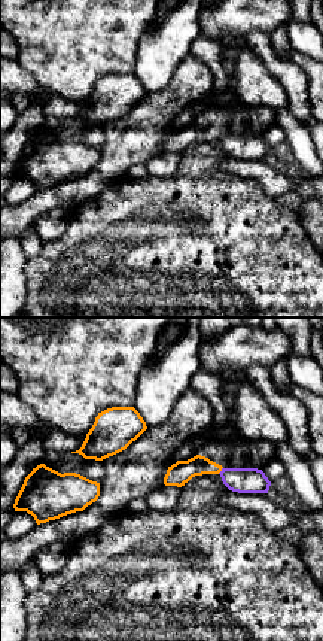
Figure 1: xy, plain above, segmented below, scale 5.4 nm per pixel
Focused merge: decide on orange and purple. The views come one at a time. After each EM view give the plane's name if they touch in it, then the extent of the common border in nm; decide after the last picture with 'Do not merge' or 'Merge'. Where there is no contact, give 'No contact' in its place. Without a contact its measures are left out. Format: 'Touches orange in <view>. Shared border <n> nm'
Touches orange in xy. Shared border 50 nm

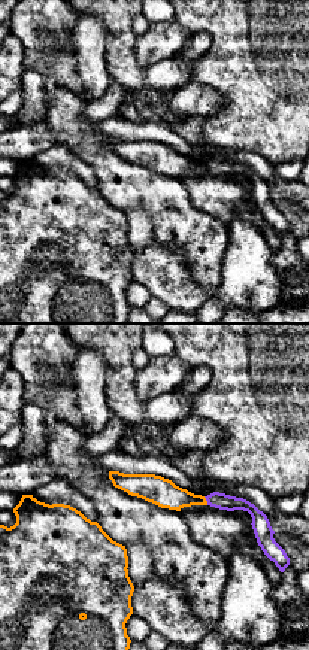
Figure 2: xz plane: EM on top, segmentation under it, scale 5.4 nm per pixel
Touches orange in xz. Shared border 50 nm

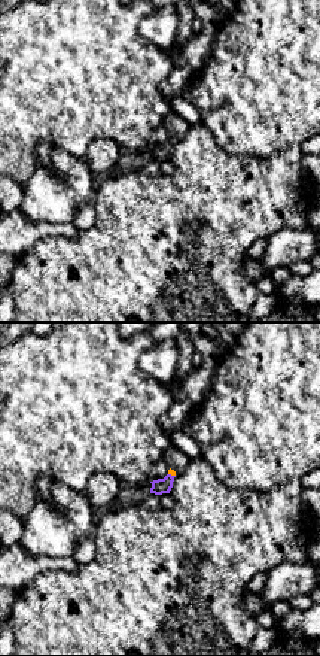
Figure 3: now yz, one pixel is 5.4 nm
Touches orange in yz. Shared border 40 nm

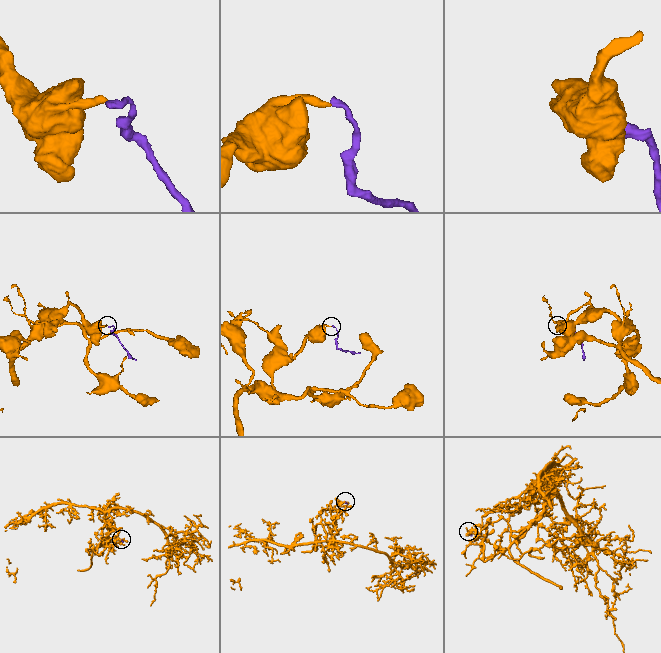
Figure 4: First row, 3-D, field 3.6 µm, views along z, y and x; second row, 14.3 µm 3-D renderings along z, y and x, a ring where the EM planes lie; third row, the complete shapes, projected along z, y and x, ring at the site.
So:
Do not merge

